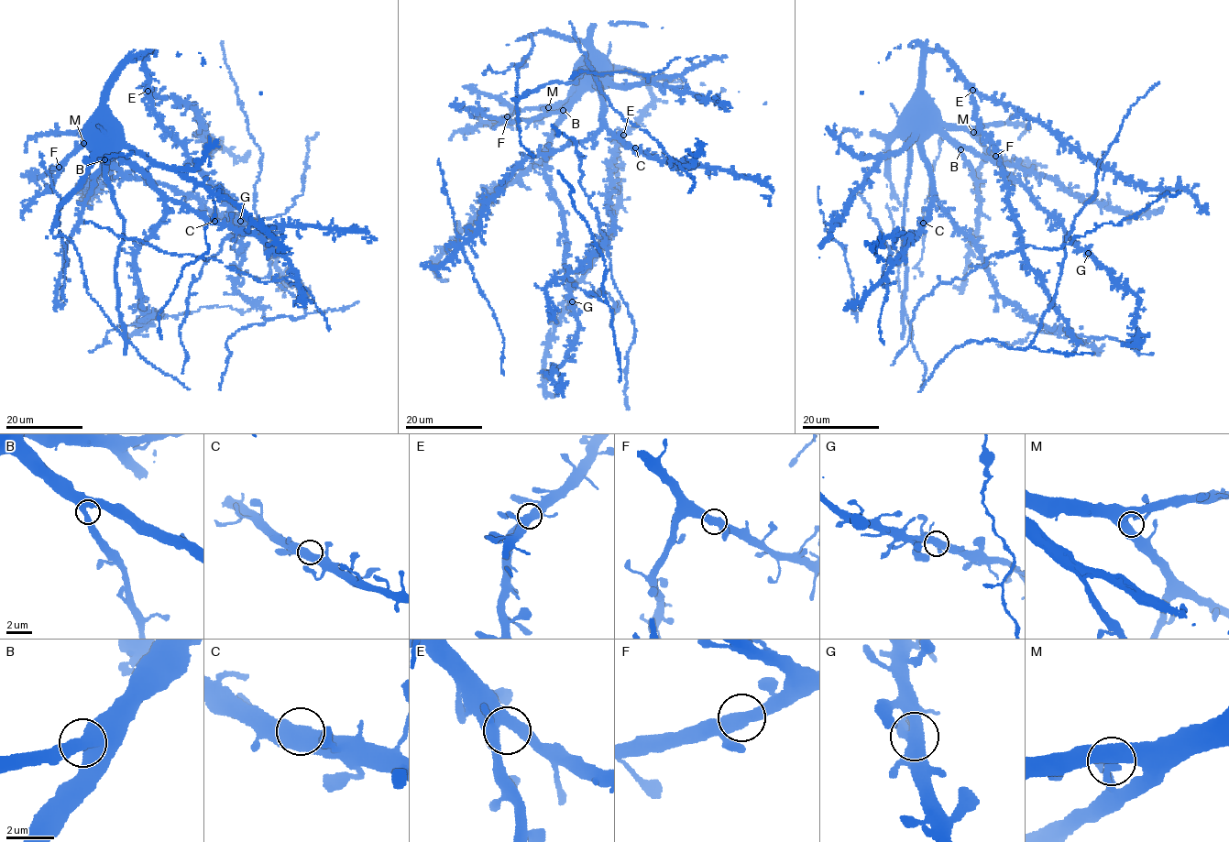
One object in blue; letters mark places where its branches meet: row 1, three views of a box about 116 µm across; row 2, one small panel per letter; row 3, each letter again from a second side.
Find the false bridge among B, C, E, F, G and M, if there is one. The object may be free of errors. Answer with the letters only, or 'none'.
none

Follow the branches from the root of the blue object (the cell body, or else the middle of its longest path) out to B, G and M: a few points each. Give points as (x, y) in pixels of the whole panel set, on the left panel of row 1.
B: (111, 133), (115, 132), (105, 146), (104, 159)
G: (111, 133), (115, 132), (104, 155), (122, 173), (199, 198), (213, 212), (240, 221)
M: (111, 133), (114, 129), (106, 128), (97, 137), (83, 143)

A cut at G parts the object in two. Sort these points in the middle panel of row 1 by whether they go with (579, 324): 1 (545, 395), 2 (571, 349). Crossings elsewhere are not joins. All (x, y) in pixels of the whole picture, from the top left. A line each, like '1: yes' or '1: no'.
1: no
2: yes

